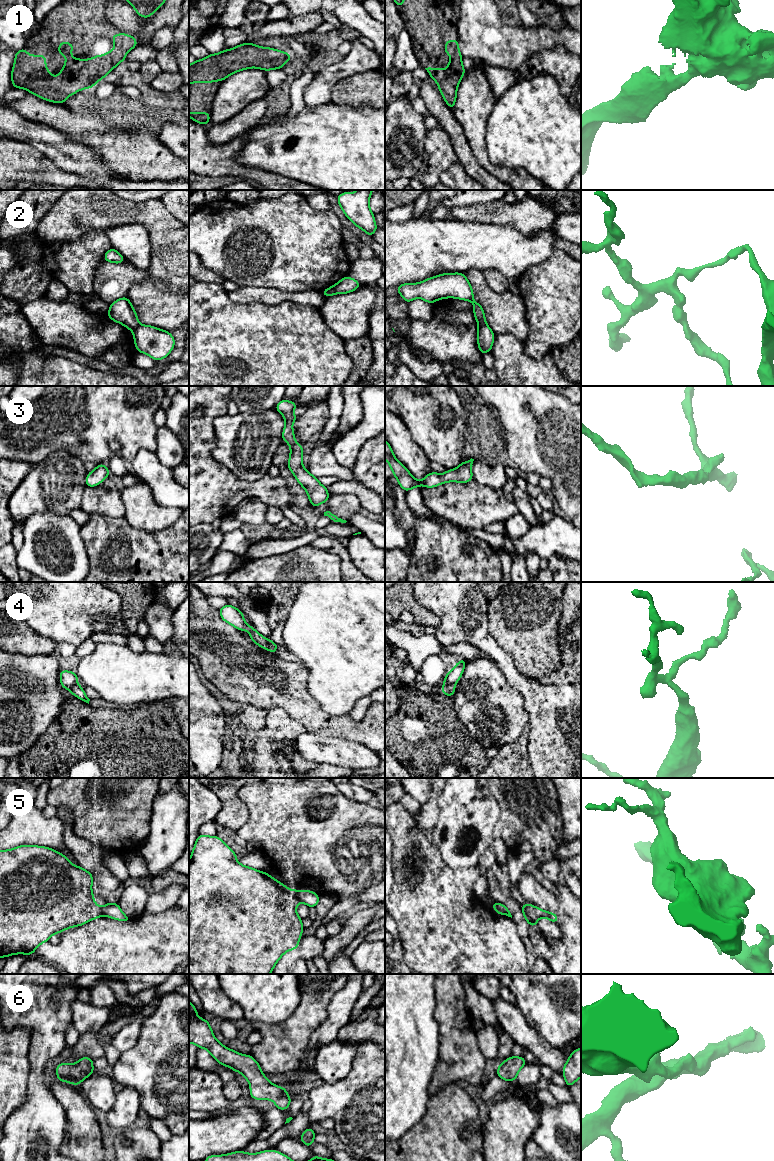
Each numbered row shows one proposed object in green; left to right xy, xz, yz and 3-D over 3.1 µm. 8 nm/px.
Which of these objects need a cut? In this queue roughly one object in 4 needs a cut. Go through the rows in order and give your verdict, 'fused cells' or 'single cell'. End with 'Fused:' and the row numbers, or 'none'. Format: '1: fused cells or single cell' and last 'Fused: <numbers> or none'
1: single cell
2: fused cells
3: single cell
4: fused cells
5: fused cells
6: single cell
Fused: 2, 4, 5

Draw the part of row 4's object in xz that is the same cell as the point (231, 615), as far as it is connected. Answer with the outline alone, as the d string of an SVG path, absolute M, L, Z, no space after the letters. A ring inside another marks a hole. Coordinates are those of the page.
M227 604L219 609L219 614L223 621L234 626L236 629L240 631L247 630L250 635L251 641L253 641L262 649L268 650L267 639L260 633L258 633L255 628L245 622L244 615L239 608L235 608L232 605Z

